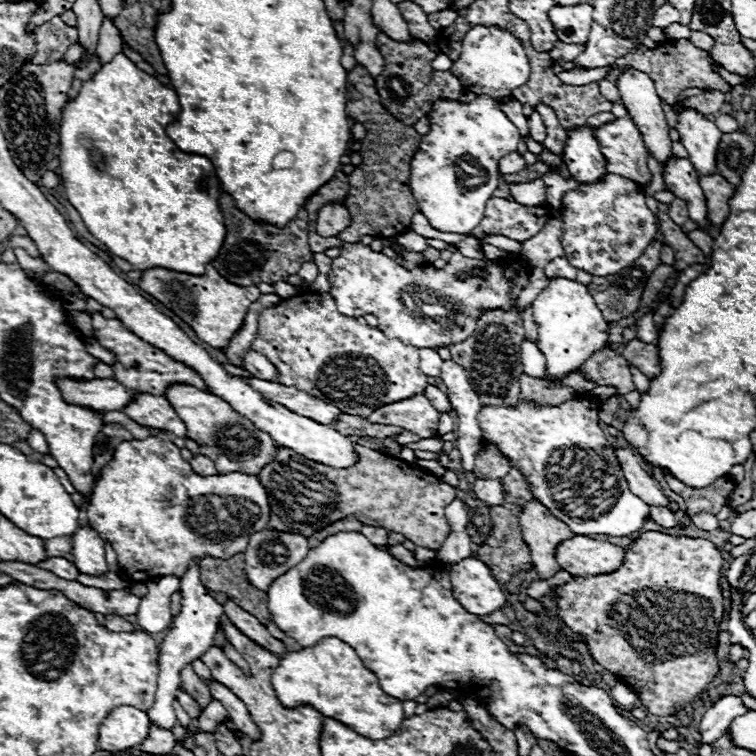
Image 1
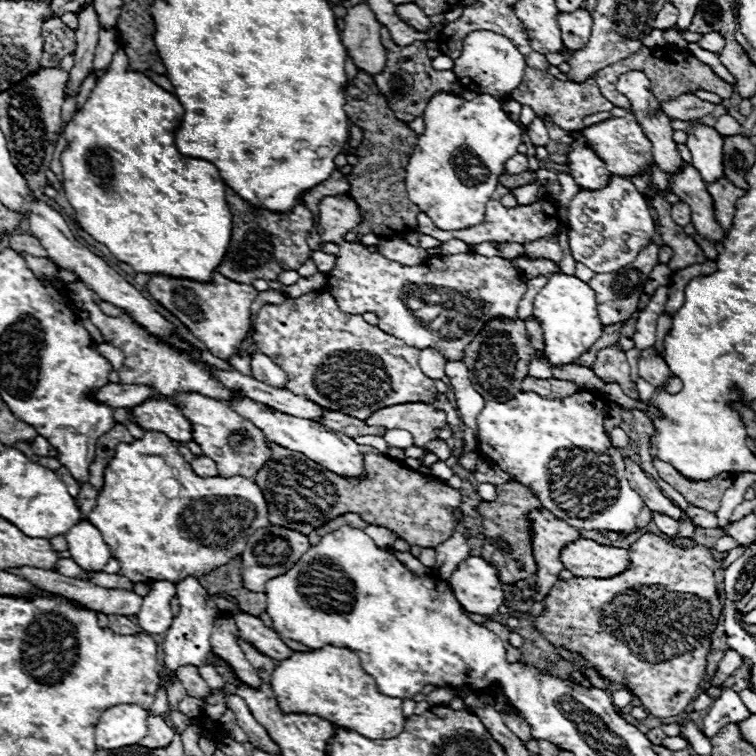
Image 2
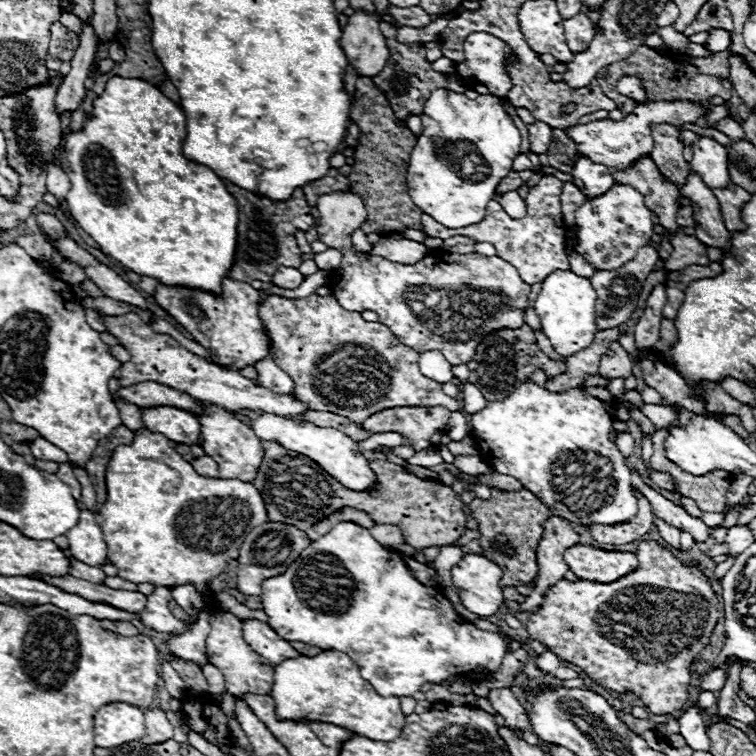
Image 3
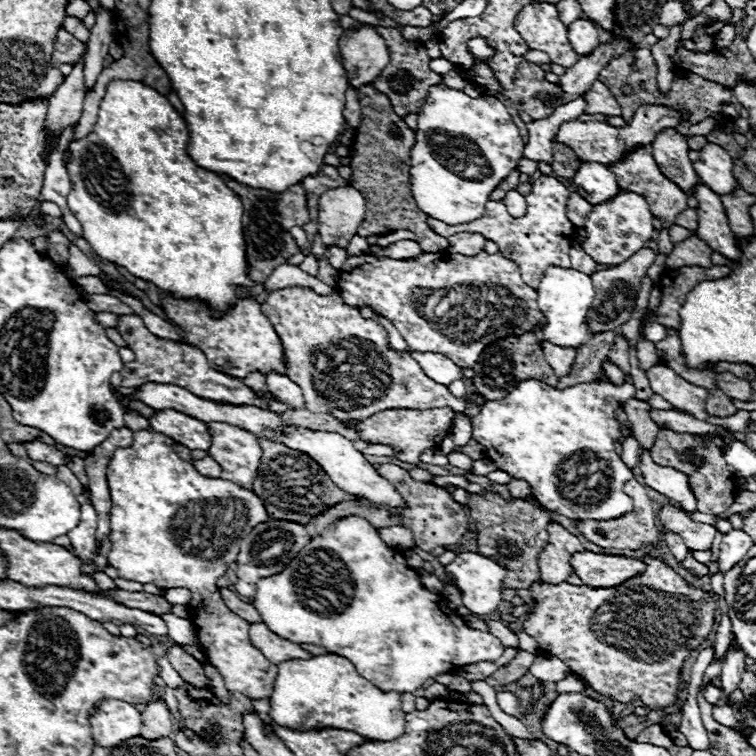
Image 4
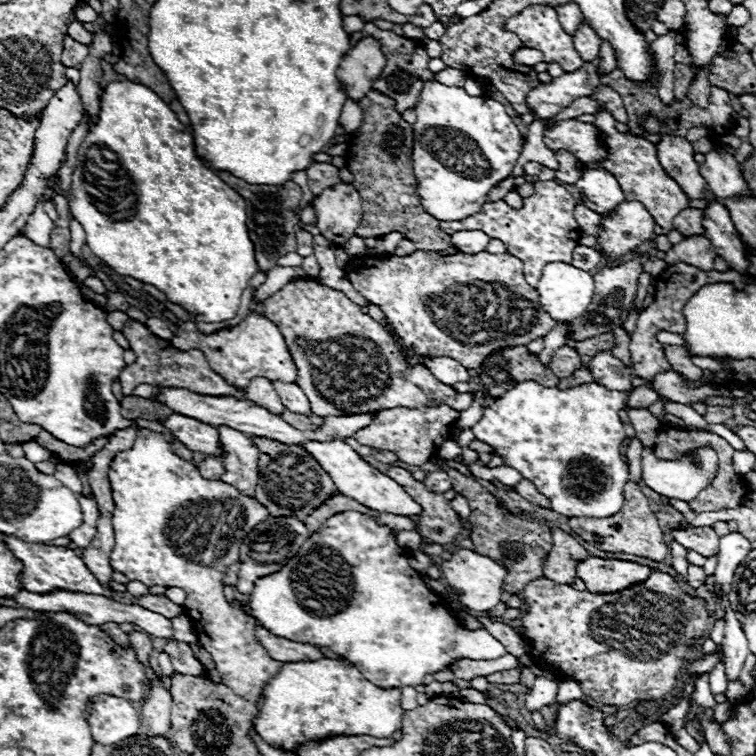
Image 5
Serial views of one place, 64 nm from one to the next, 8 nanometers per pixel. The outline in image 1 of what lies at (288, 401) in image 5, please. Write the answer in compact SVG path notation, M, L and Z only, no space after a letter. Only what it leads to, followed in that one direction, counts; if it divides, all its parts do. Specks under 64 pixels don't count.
M248 350L244 354L244 368L248 372L252 372L256 378L262 380L276 380L276 368L270 364L270 360L266 360L266 356L262 356L260 352Z

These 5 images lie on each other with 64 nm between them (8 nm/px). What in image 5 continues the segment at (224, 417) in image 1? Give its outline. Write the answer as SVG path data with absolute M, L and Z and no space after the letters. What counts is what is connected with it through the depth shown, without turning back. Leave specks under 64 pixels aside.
M218 426L218 436L222 436L222 448L226 448L226 456L218 458L226 464L222 480L238 488L242 494L254 496L258 482L258 450L250 436L230 426Z

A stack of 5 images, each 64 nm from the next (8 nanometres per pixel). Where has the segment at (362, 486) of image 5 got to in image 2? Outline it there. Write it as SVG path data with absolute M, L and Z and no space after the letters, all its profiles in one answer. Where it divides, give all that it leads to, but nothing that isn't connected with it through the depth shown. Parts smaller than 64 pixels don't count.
M234 396L230 404L240 416L248 418L256 428L260 428L268 442L274 442L274 444L284 446L288 450L300 452L336 474L342 474L342 476L362 474L362 454L358 450L358 444L352 438L348 438L348 436L344 436L344 434L340 434L324 424L318 424L314 420L286 416L284 412L274 412L272 408L266 408L262 404L254 404L254 400L246 400L246 396Z

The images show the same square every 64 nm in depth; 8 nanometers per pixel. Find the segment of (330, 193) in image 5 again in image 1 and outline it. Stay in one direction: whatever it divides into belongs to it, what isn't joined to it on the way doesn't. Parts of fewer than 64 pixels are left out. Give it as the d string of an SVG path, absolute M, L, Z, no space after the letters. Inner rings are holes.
M328 204L318 212L316 232L320 236L336 236L350 224L350 214L342 204ZM342 244L340 256L332 260L332 268L328 272L330 280L330 296L336 300L338 312L346 316L366 316L374 314L380 320L380 330L390 338L400 338L404 344L412 344L416 348L436 348L442 344L454 344L466 340L474 332L474 324L480 308L510 308L508 290L510 284L504 280L498 264L492 264L490 276L486 284L478 284L478 278L460 282L454 278L454 272L460 272L470 266L482 266L488 260L472 260L462 256L460 252L452 254L452 260L442 268L434 270L428 266L418 266L414 270L406 270L396 264L392 258L370 250L364 244ZM422 304L444 306L446 316L424 316L420 312Z

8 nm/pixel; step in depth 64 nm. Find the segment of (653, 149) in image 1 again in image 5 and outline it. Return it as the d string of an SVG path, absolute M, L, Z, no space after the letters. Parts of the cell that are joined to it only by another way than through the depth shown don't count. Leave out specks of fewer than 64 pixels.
M662 136L656 148L662 168L666 168L666 174L672 180L678 180L678 186L686 192L686 196L690 200L704 198L708 186L698 172L698 164L692 158L692 144L680 136Z

